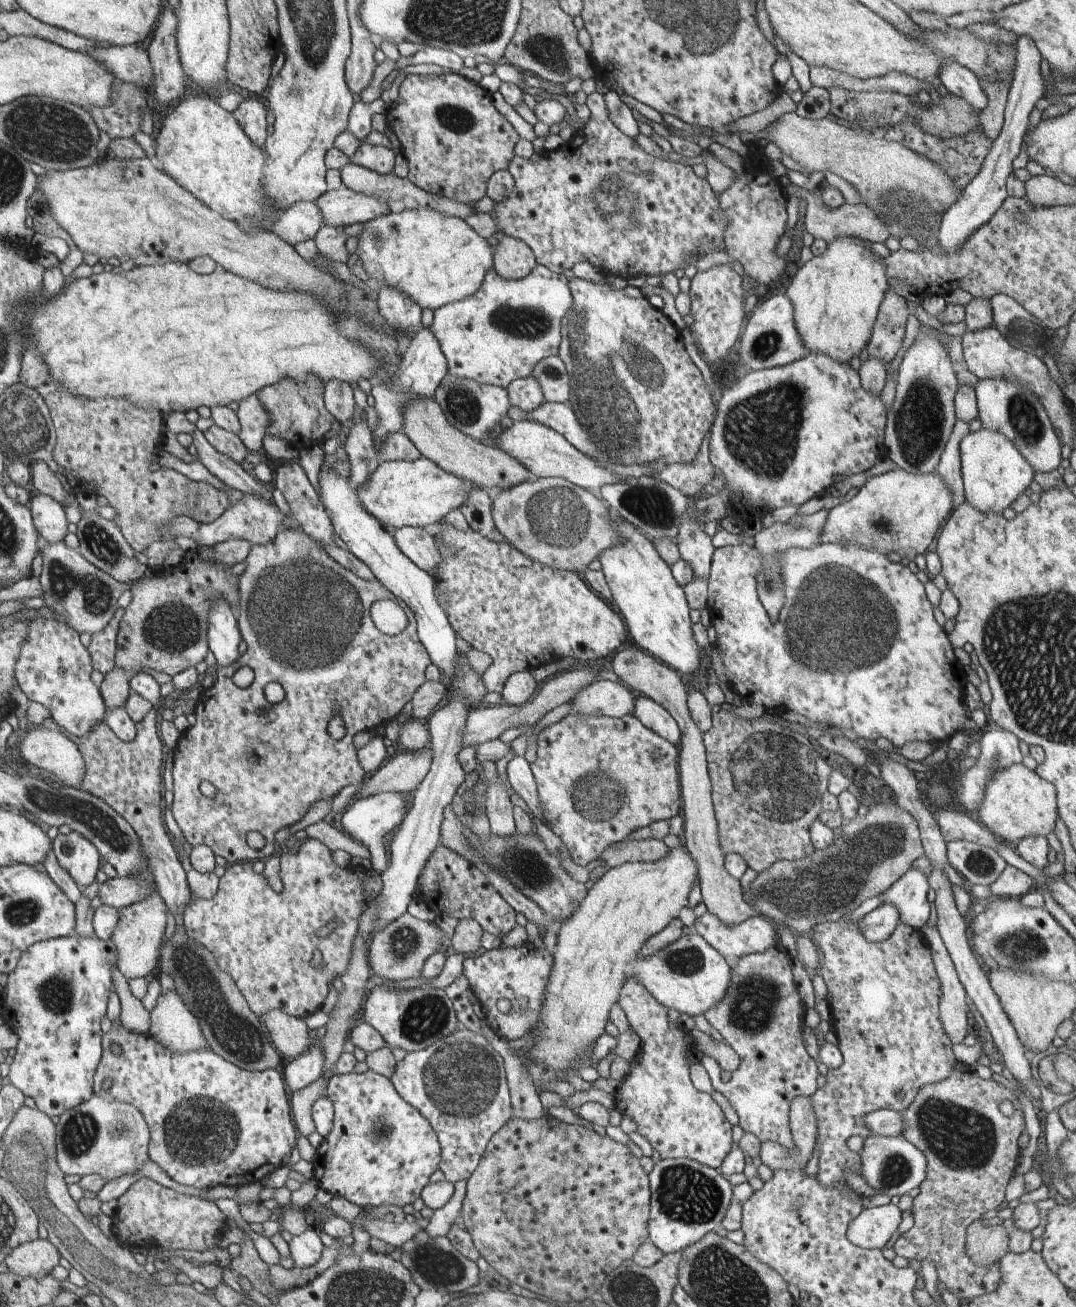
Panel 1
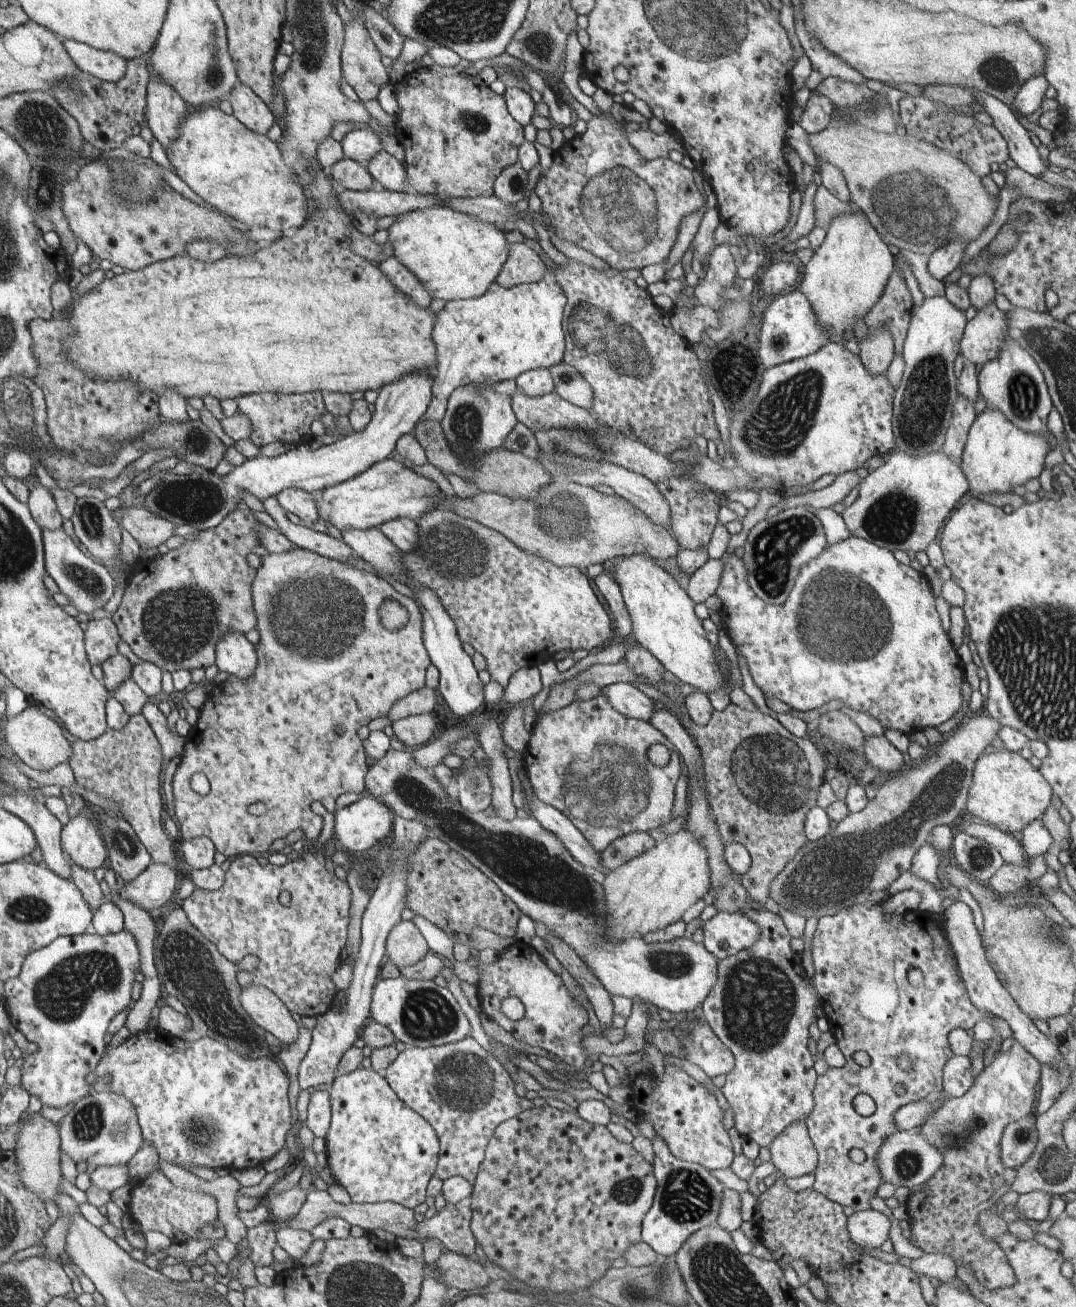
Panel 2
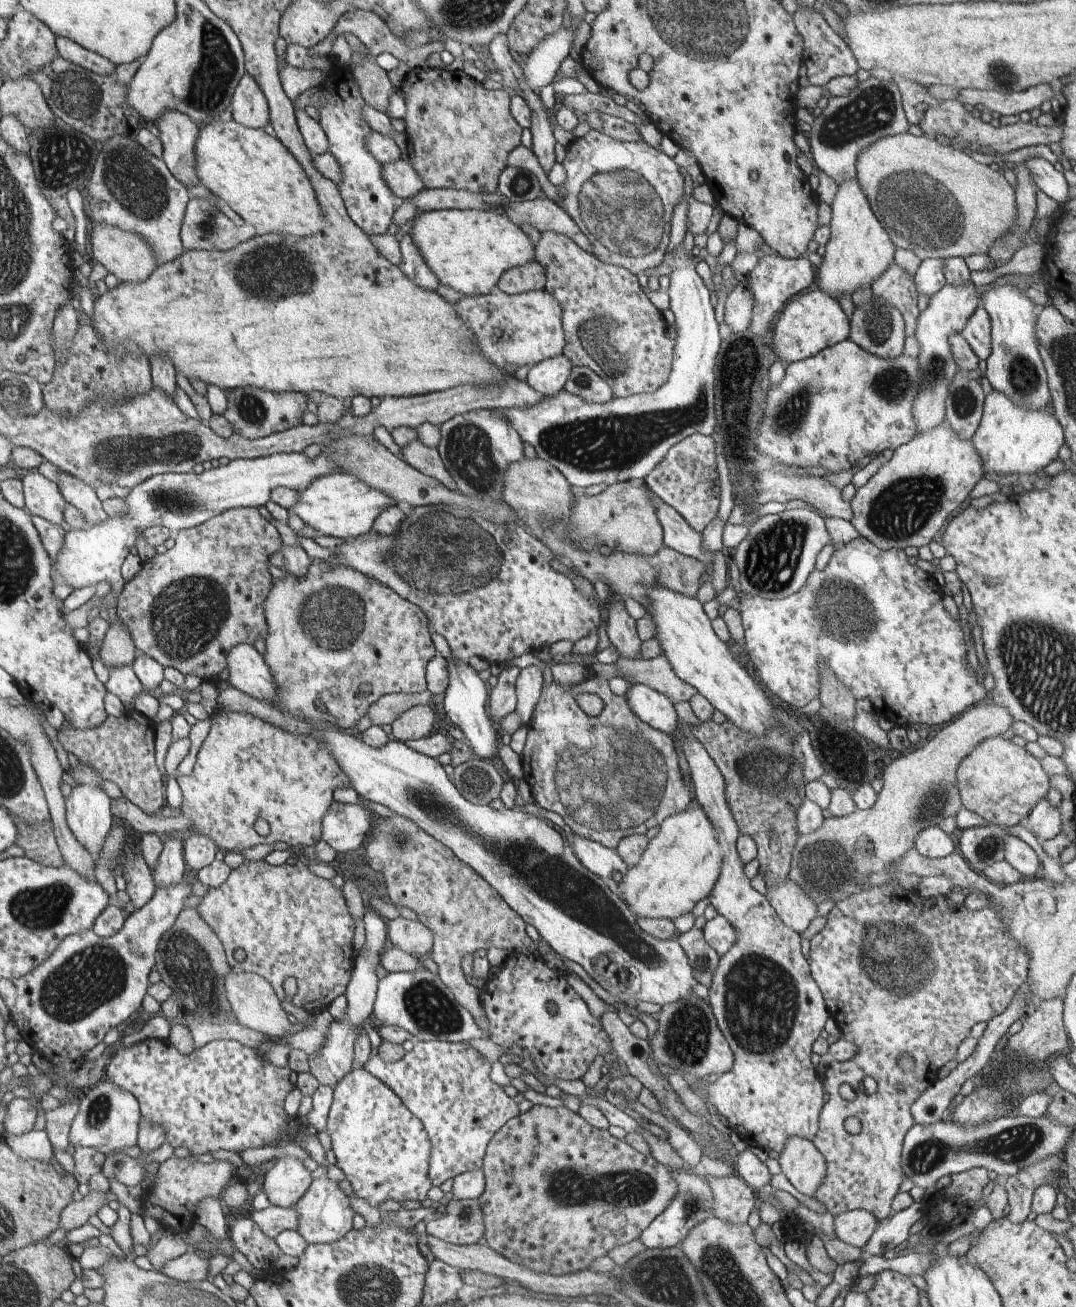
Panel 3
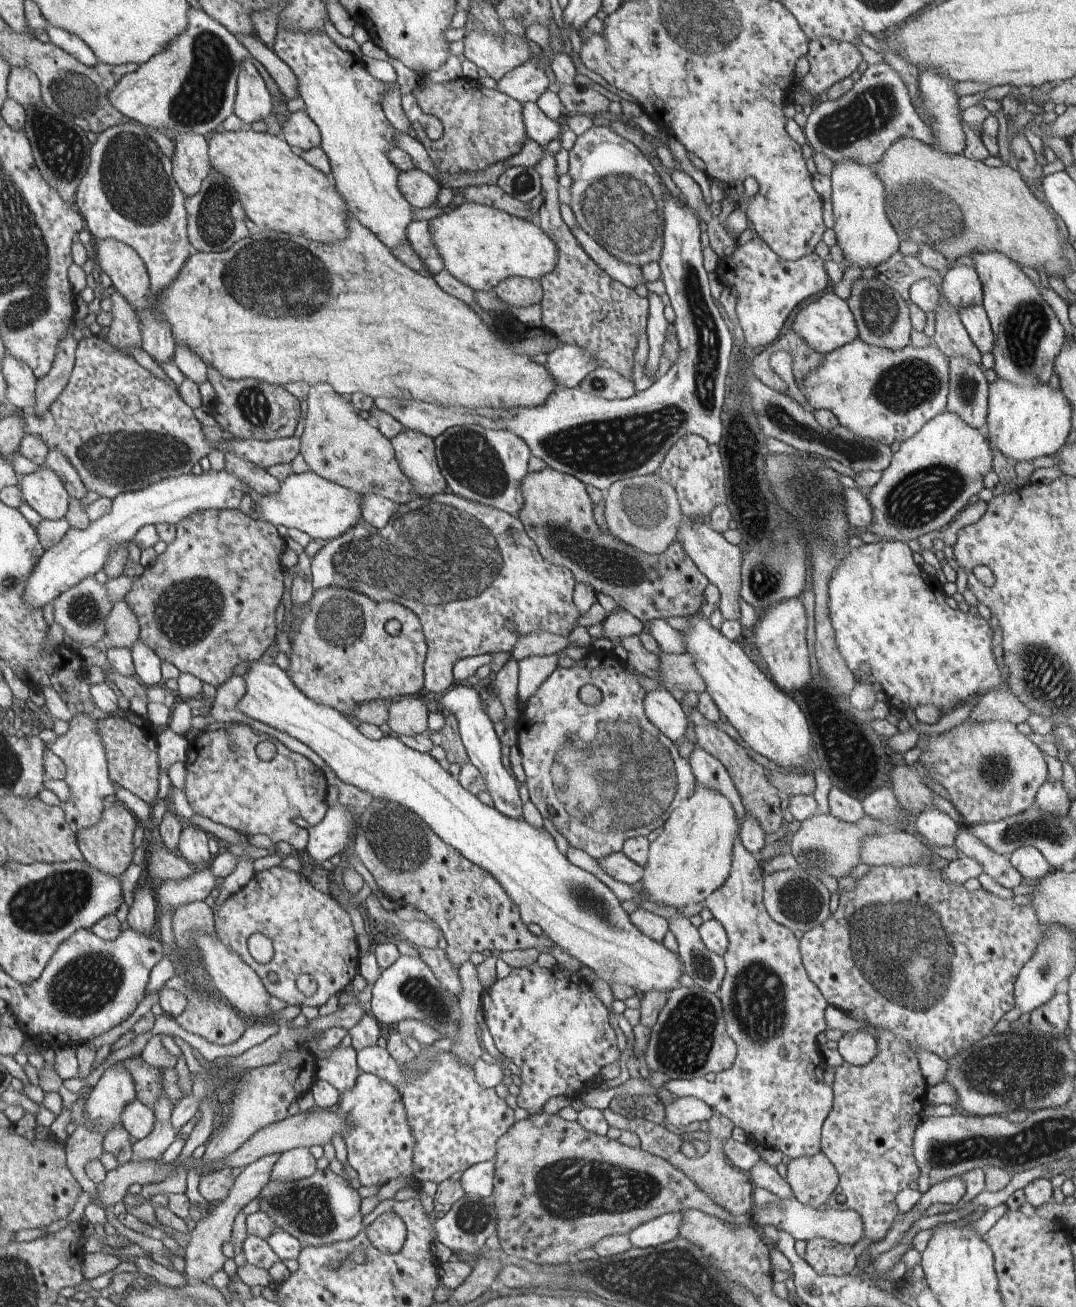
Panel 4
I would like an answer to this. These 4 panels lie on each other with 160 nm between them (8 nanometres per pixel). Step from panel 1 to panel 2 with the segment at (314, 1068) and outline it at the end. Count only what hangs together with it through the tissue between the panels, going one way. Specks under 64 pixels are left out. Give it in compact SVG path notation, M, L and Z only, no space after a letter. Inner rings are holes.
M396 813L394 816L394 842L392 842L392 870L384 872L378 888L369 899L369 904L361 919L361 942L358 948L358 956L354 960L354 975L350 986L344 991L346 1005L338 1012L328 1012L316 1020L316 1027L312 1031L312 1040L307 1056L300 1062L298 1068L298 1082L300 1088L314 1087L326 1088L334 1082L338 1074L340 1060L346 1050L354 1047L354 1042L361 1037L366 1018L370 1016L370 1006L374 986L380 979L380 964L386 955L386 940L388 934L396 924L402 921L402 912L406 909L406 878L408 868L412 866L412 854L414 850L430 837L426 824L418 820L407 820Z

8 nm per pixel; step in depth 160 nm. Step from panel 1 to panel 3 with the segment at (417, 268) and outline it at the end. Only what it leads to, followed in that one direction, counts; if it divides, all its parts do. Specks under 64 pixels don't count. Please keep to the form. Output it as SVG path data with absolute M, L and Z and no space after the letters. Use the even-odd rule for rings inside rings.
M445 209L419 215L409 230L414 244L438 280L466 296L489 294L510 268L536 260L536 246L520 226L493 209Z

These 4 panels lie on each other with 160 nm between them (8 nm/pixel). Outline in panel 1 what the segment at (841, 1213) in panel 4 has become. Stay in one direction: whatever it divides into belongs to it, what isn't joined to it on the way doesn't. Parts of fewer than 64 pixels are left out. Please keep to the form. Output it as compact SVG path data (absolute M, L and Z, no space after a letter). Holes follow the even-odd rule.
M891 1203L866 1208L848 1224L846 1236L859 1248L881 1252L898 1230L902 1213Z

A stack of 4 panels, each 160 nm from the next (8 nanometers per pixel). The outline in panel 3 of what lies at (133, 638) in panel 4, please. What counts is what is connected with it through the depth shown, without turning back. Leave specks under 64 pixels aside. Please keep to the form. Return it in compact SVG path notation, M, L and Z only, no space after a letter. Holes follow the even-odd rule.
M117 618L114 622L109 622L106 636L101 645L100 659L107 668L110 666L122 666L122 664L132 665L137 648L134 645L132 636L124 628L122 620Z

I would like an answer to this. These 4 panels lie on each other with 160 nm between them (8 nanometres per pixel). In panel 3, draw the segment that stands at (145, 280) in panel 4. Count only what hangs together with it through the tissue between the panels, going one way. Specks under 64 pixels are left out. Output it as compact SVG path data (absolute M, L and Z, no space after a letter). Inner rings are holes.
M90 223L89 245L90 261L102 264L108 273L113 274L122 282L134 282L134 284L144 282L157 269L158 260L150 248L150 244L142 236L132 234L132 232L124 232L116 226Z

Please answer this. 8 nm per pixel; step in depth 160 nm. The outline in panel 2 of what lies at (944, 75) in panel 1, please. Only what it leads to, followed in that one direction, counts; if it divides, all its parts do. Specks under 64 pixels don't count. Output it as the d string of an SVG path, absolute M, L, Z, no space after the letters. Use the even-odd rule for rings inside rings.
M974 90L974 96L978 103L982 105L985 112L994 121L993 126L1004 136L1010 159L1012 159L1021 170L1027 174L1042 178L1042 173L1048 170L1044 164L1038 148L1032 144L1028 131L1022 127L1016 115L1008 108L1004 102L1000 102L993 95L986 94L982 90Z

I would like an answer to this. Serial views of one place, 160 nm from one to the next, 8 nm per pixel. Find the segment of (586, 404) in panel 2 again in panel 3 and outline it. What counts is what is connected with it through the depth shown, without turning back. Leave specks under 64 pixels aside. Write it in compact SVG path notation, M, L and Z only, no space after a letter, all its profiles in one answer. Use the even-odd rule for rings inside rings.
M574 367L563 390L568 390L570 394L576 394L586 402L595 404L605 404L614 398L608 380L602 379L587 367Z

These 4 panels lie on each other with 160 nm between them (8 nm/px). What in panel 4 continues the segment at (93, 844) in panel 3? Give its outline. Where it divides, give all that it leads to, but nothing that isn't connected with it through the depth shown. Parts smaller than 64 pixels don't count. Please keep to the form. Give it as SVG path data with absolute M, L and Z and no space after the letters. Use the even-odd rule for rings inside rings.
M78 713L72 718L68 732L45 746L52 750L66 766L65 780L72 790L72 798L68 802L61 802L59 806L65 810L65 818L74 832L94 826L102 818L102 810L107 806L106 796L115 794L112 778L109 777L106 748L98 734L96 721L90 714Z

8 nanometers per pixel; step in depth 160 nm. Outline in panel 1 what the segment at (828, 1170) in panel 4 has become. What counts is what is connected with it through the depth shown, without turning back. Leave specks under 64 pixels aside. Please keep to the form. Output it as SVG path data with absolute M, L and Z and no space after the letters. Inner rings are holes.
M798 1096L792 1102L789 1126L794 1148L784 1148L782 1144L768 1140L761 1142L762 1164L774 1172L802 1171L813 1156L818 1122L810 1096Z

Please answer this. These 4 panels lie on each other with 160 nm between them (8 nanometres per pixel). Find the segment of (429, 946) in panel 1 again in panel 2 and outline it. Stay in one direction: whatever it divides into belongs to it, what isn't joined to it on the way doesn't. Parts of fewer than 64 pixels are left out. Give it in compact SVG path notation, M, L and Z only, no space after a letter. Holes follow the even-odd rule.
M401 921L388 934L386 954L398 969L402 966L414 966L429 952L424 936L412 921Z

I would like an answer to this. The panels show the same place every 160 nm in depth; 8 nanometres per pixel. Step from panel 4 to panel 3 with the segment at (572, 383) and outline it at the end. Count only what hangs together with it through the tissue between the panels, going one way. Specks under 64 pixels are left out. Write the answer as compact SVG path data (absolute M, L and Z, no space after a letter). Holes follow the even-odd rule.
M554 356L537 363L528 372L526 383L535 391L545 396L553 396L563 390L574 364L564 356Z

